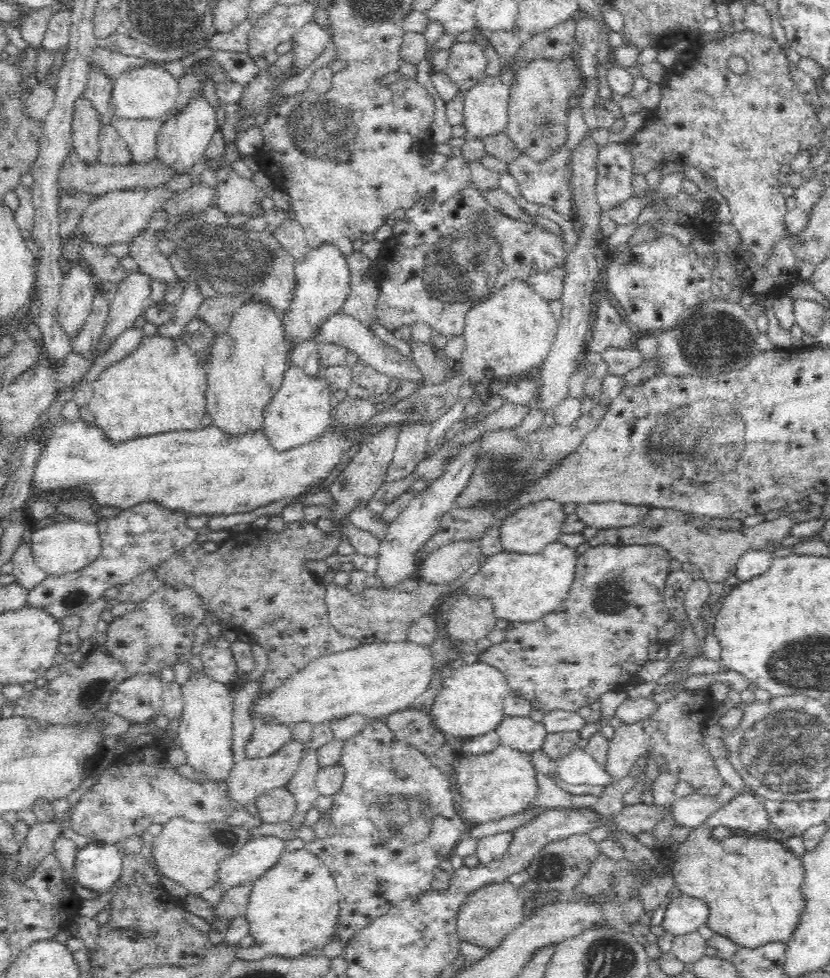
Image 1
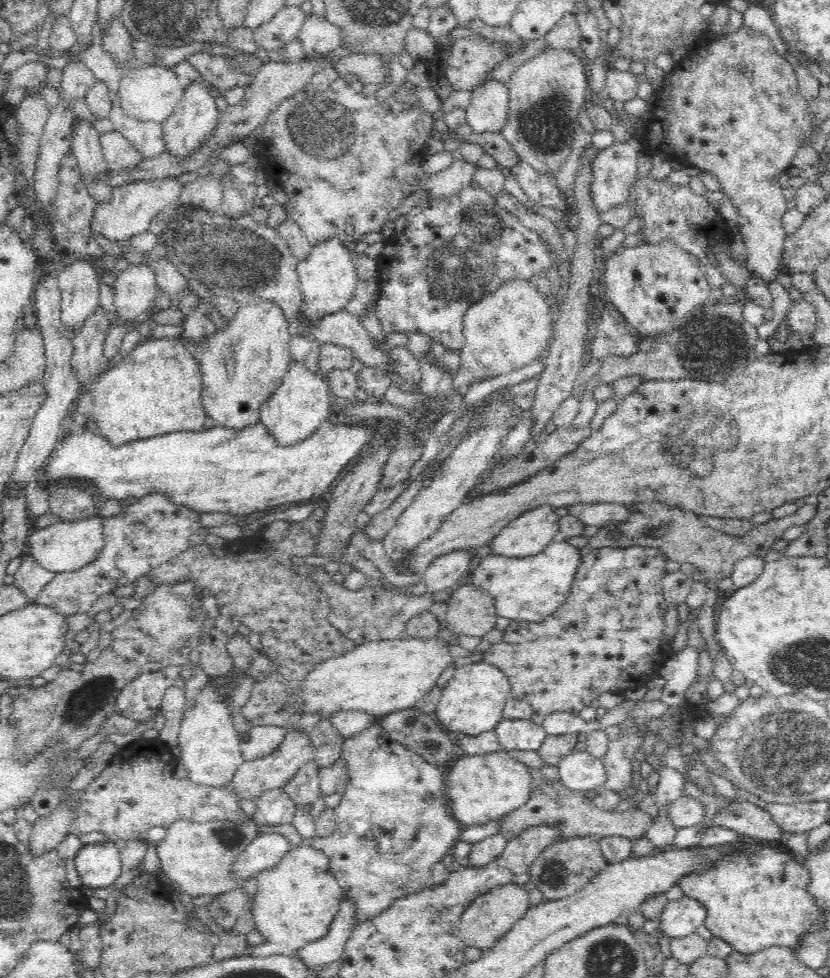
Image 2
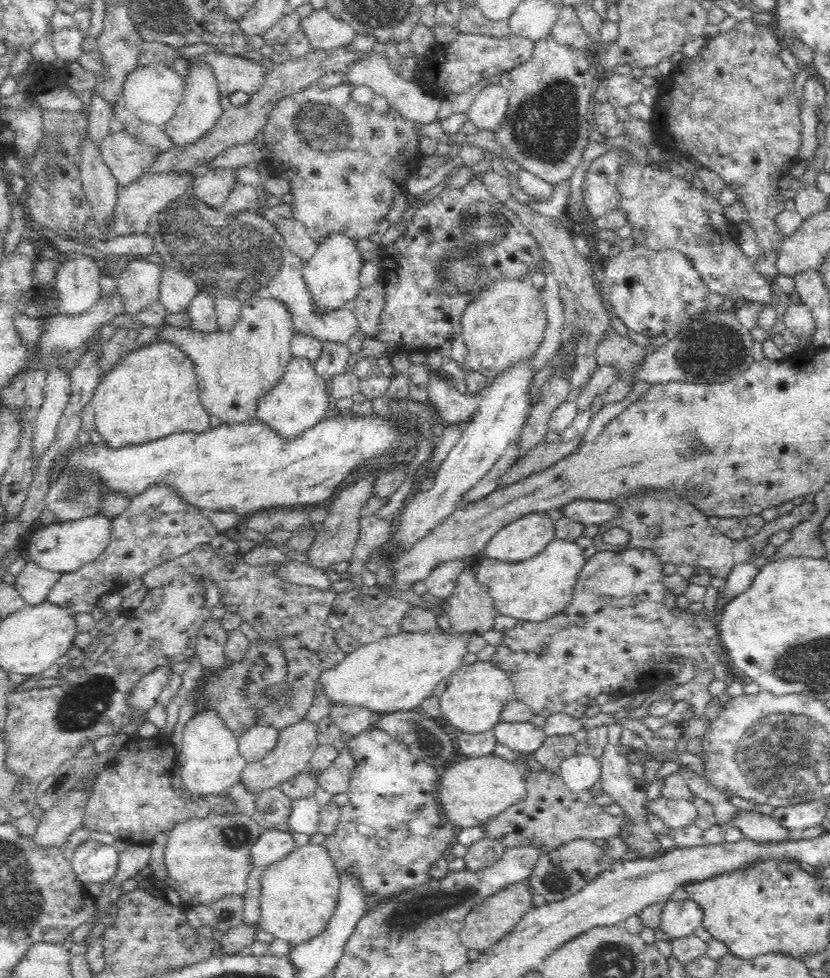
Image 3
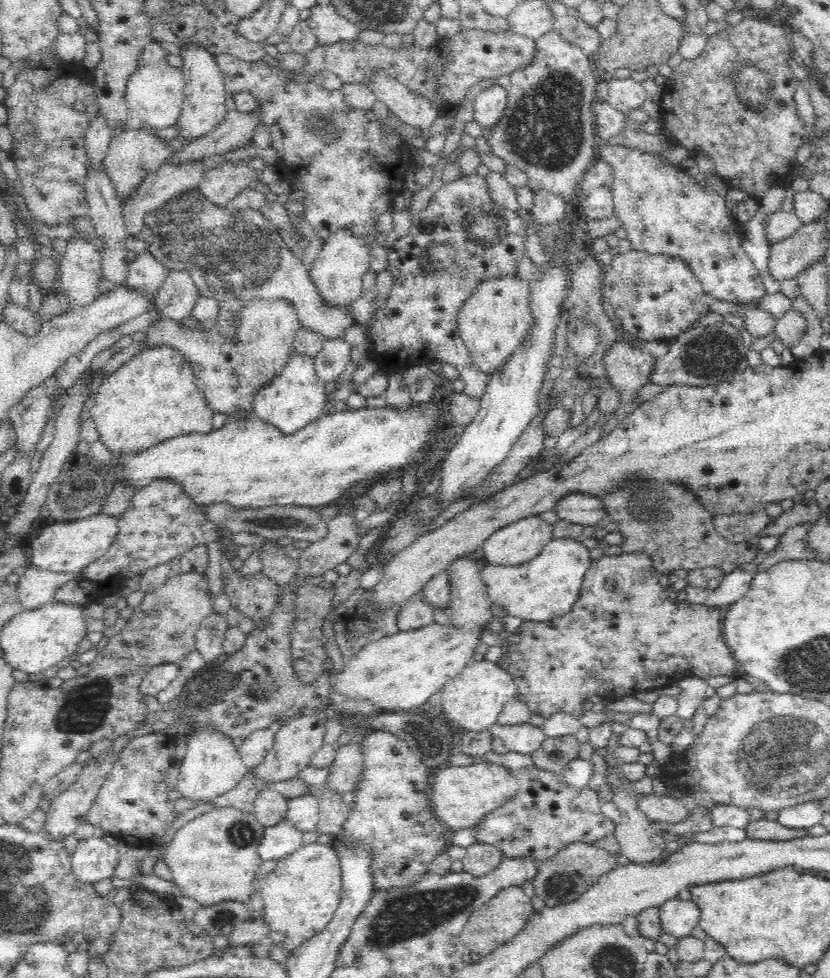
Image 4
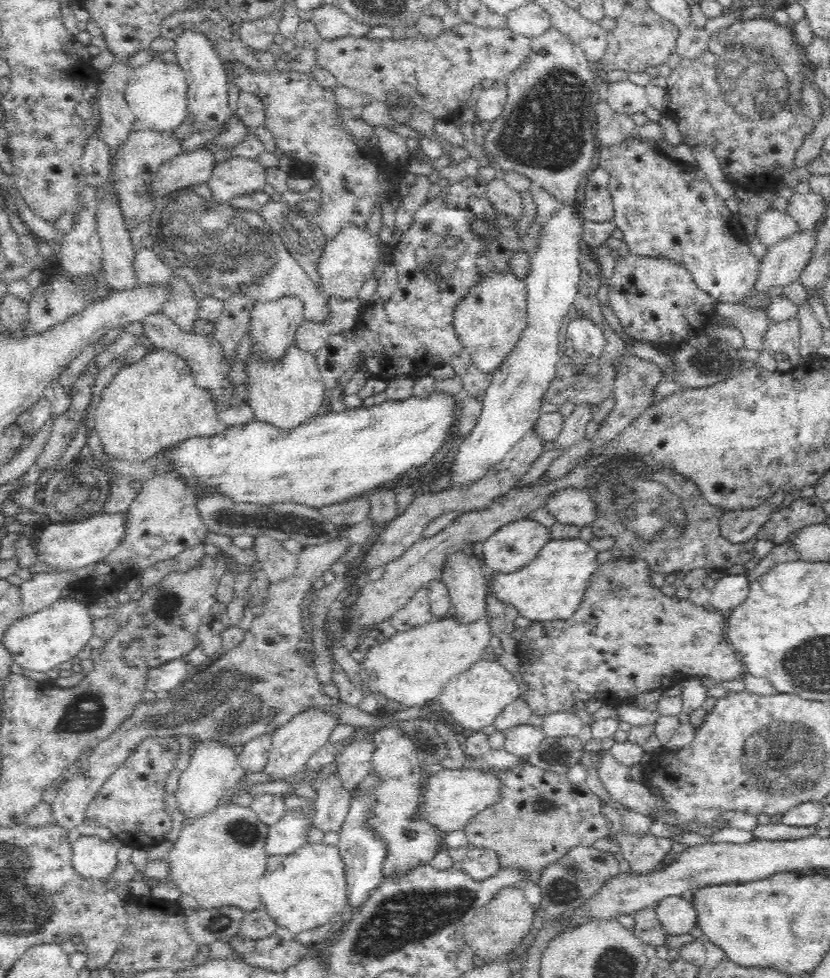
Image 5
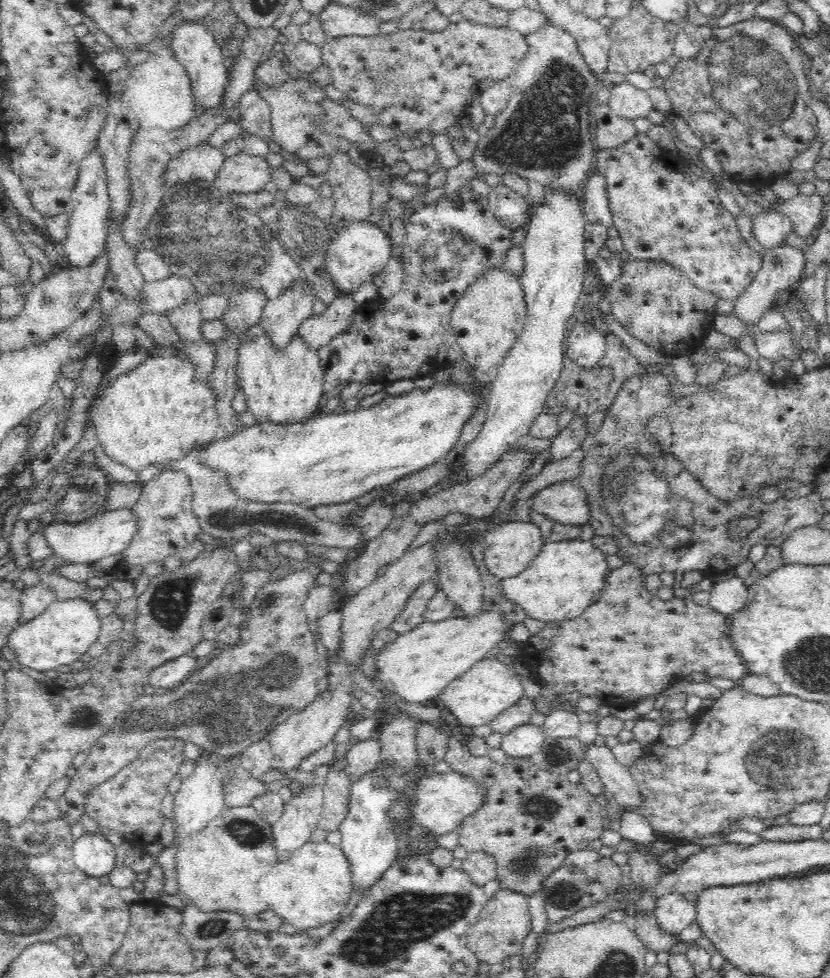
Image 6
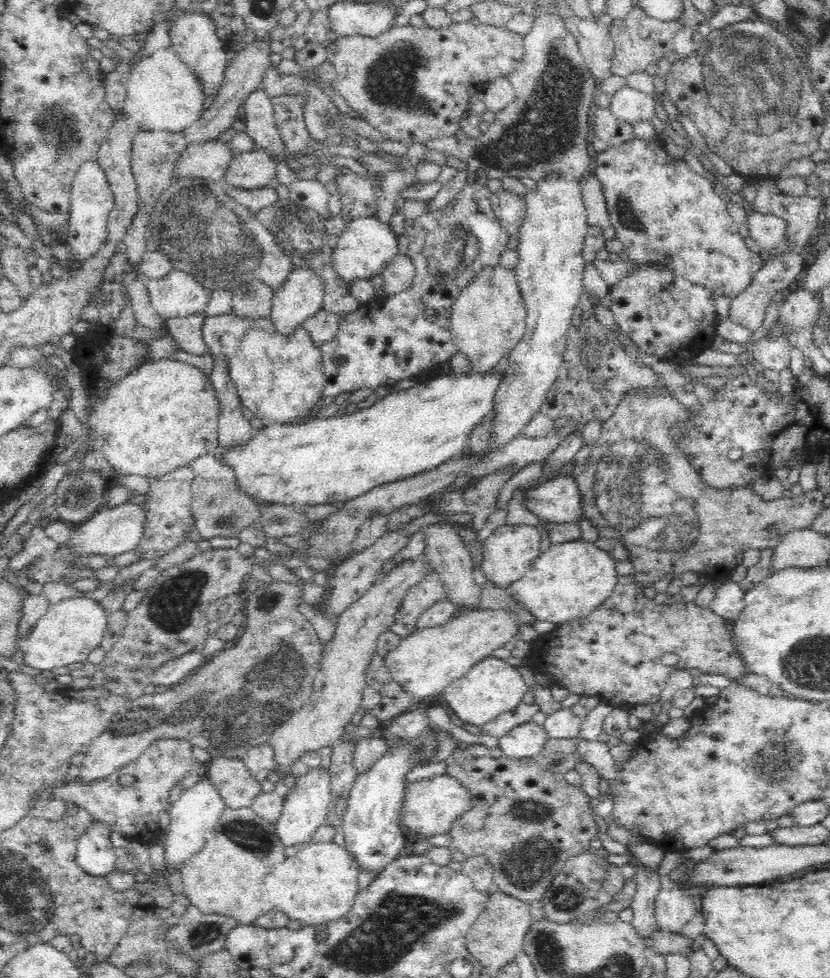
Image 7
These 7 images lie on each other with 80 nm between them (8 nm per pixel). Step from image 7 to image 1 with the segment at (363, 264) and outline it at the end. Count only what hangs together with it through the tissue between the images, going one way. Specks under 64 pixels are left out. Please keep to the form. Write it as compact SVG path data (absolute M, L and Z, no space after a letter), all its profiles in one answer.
M322 245L312 249L301 262L295 262L294 276L292 300L286 311L280 316L287 347L286 360L284 360L286 370L293 365L291 362L292 350L296 346L300 346L302 342L314 341L322 325L333 314L340 313L341 306L350 292L352 281L347 260L342 257L342 253L334 245Z

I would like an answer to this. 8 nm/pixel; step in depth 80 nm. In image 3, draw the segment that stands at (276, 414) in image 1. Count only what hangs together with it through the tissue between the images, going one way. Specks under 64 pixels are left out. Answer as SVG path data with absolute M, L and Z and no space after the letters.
M293 357L276 388L259 400L257 418L269 425L282 440L292 442L294 438L303 435L306 430L310 430L325 419L330 402L328 395L326 380L318 376L310 361Z

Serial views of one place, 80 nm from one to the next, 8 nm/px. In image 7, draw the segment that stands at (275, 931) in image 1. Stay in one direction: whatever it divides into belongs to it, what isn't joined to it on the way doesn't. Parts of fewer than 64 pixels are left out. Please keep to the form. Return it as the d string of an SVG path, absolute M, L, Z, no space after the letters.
M334 841L305 844L296 856L275 864L274 872L266 876L260 884L261 896L264 901L272 903L274 909L280 911L289 920L298 920L302 927L319 927L320 925L338 920L351 910L358 888L358 867L354 857Z

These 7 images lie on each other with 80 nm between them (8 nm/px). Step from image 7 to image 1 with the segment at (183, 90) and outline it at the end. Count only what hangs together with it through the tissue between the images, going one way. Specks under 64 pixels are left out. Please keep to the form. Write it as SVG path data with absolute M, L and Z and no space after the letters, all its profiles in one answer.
M148 63L128 69L114 79L109 101L109 116L118 120L159 119L174 107L178 97L178 79L166 72L162 65Z

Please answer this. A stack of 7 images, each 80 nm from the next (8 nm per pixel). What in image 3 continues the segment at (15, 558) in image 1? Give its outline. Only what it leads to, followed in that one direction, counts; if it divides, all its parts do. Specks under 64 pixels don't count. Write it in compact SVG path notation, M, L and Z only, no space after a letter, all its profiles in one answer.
M27 558L26 566L16 576L14 586L20 591L27 605L38 605L44 602L49 589L60 579L60 576L60 572L41 568Z

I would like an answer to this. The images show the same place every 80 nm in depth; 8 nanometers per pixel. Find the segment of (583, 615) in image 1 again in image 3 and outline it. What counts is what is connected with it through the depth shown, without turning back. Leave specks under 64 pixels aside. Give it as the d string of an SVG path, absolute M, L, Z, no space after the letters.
M628 548L624 551L600 550L594 556L588 557L584 567L578 574L577 582L572 591L572 599L561 612L558 612L549 620L540 623L518 621L512 629L503 632L503 638L496 646L496 652L490 658L490 662L507 673L514 689L513 698L527 702L533 714L539 714L540 716L544 716L544 718L548 718L554 713L564 713L574 718L582 718L584 717L585 711L589 708L590 700L595 699L602 692L609 692L612 696L620 697L622 694L634 694L635 692L650 689L647 684L649 676L652 679L650 681L652 687L652 684L656 680L656 674L662 675L658 676L658 680L662 680L663 675L666 674L668 662L674 660L676 656L693 656L698 664L699 670L712 669L718 660L722 660L724 664L727 664L725 650L718 640L718 630L716 629L717 619L711 620L704 611L694 614L689 611L682 612L676 610L677 613L673 613L667 608L667 602L665 602L667 590L663 586L663 578L665 577L663 566L662 559L656 555L656 552L648 548Z

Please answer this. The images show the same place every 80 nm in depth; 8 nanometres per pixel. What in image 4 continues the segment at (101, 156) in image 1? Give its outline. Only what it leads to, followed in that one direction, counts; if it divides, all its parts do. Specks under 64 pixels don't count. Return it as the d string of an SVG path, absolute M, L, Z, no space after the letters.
M126 128L122 132L114 134L110 140L110 145L102 160L102 165L107 169L110 178L114 181L118 197L124 198L133 192L132 188L136 188L136 184L144 176L156 172L171 151L161 140L157 140L155 136L148 134L145 128L141 130Z

